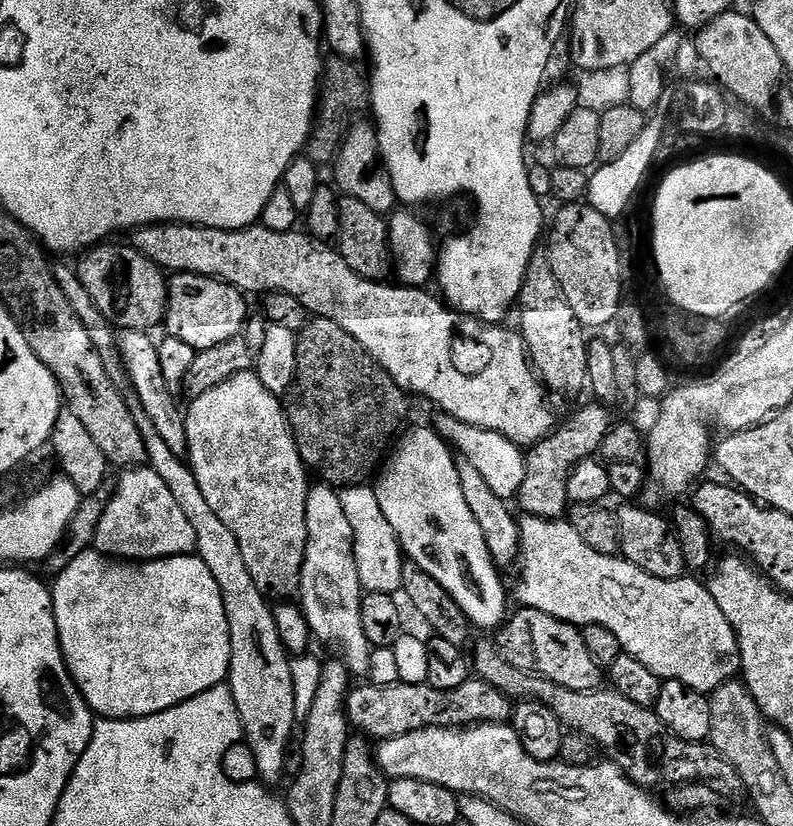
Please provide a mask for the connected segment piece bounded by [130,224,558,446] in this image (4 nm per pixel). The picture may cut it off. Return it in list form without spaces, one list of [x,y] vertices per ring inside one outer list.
[[[148,224],[145,228],[135,229],[131,236],[130,243],[132,247],[137,248],[146,258],[150,258],[150,262],[154,262],[159,268],[163,268],[165,273],[193,272],[194,274],[202,274],[203,276],[209,276],[215,280],[226,282],[230,286],[240,289],[245,294],[251,294],[251,292],[260,292],[259,294],[281,292],[282,294],[290,294],[294,298],[298,298],[298,302],[302,302],[304,309],[312,316],[330,318],[330,322],[338,322],[338,326],[342,326],[342,330],[346,330],[346,334],[350,334],[350,338],[354,338],[354,342],[358,342],[358,346],[362,346],[362,350],[366,350],[370,354],[370,358],[374,358],[377,364],[383,366],[392,375],[394,382],[405,394],[411,394],[413,397],[415,397],[414,395],[425,396],[430,403],[437,404],[441,408],[439,411],[445,416],[452,416],[456,420],[461,420],[463,424],[478,426],[482,430],[497,432],[506,437],[510,442],[521,446],[531,446],[538,443],[539,440],[546,439],[557,427],[558,419],[556,420],[551,406],[548,405],[547,398],[549,399],[549,397],[546,395],[546,389],[529,361],[528,349],[525,348],[524,338],[520,335],[519,331],[512,329],[511,332],[510,329],[504,328],[508,326],[493,326],[485,324],[483,320],[461,315],[455,308],[445,303],[439,295],[436,295],[437,297],[431,296],[428,290],[424,288],[405,288],[397,286],[395,283],[392,283],[392,285],[388,284],[389,282],[362,278],[358,274],[354,274],[354,270],[350,270],[350,266],[346,266],[346,262],[340,257],[339,251],[335,247],[312,239],[307,231],[293,230],[290,232],[279,232],[278,230],[270,230],[263,226],[239,228],[238,230],[222,230],[221,228],[204,228],[201,224]]]

